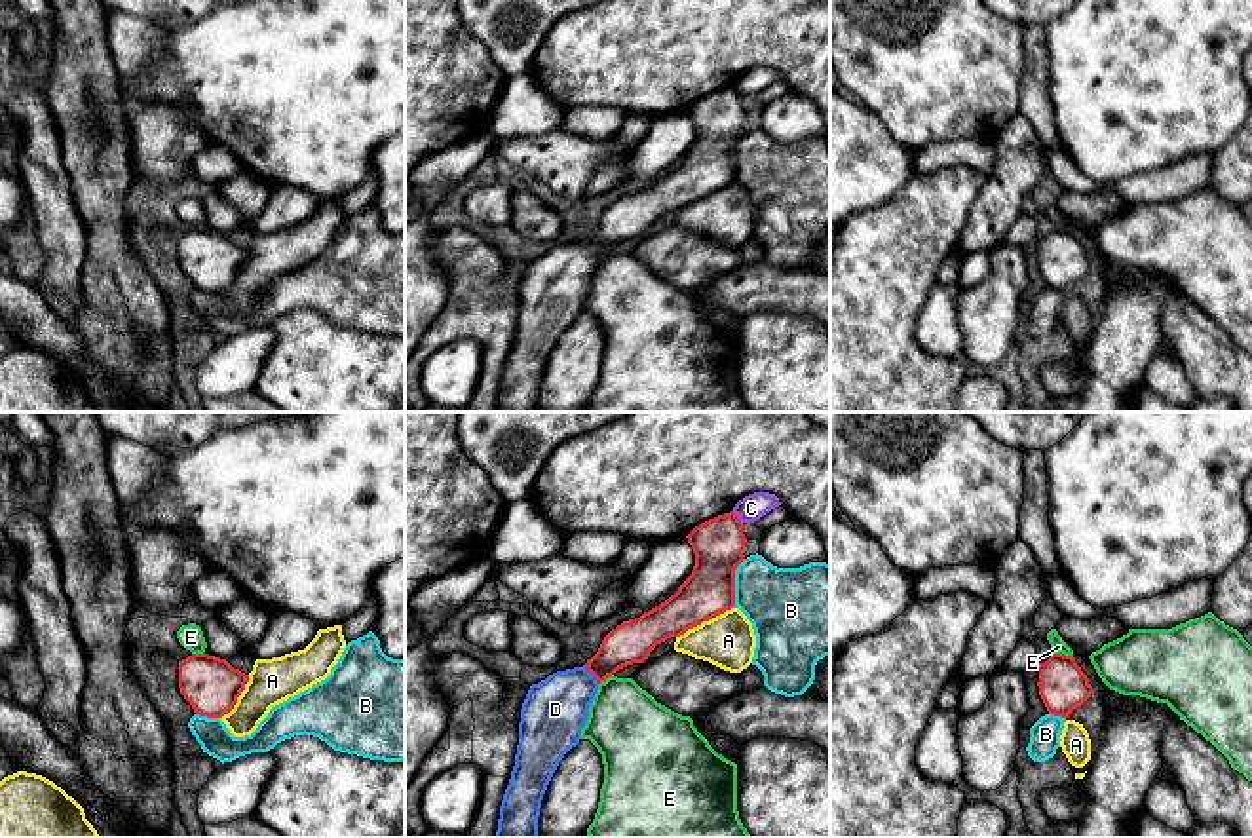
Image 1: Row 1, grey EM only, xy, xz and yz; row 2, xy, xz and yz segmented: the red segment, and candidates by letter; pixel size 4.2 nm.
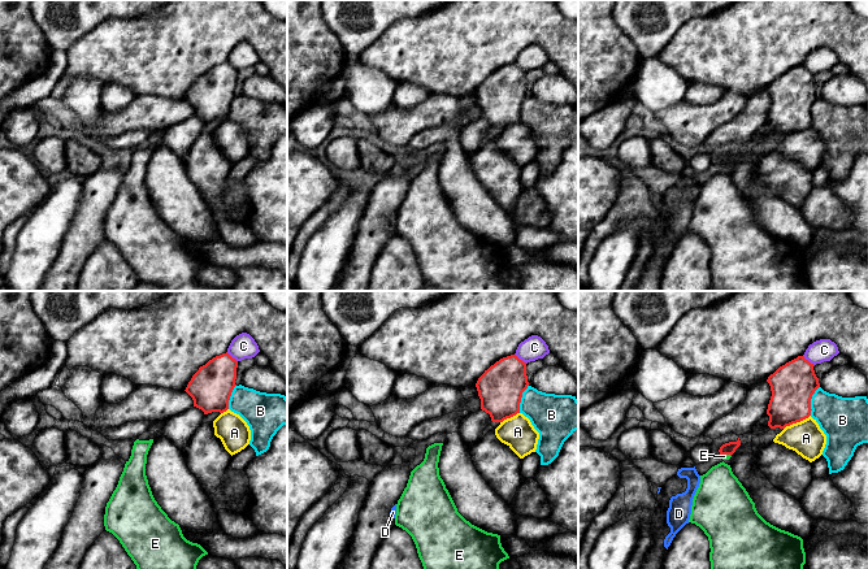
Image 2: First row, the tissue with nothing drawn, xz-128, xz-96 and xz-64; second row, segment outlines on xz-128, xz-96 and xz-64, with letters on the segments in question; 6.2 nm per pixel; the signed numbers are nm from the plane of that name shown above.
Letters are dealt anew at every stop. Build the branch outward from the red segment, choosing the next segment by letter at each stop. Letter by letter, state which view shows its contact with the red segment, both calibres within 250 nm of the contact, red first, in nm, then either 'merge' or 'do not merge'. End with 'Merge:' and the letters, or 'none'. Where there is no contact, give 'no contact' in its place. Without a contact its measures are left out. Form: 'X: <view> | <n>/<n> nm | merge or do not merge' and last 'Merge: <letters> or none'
A: xz | 220/240 nm | do not merge
B: xz | 220/340 nm | do not merge
C: xz | 220/110 nm | do not merge
D: xz | 180/280 nm | merge
E: yz | 200/60 nm | do not merge
Merge: D

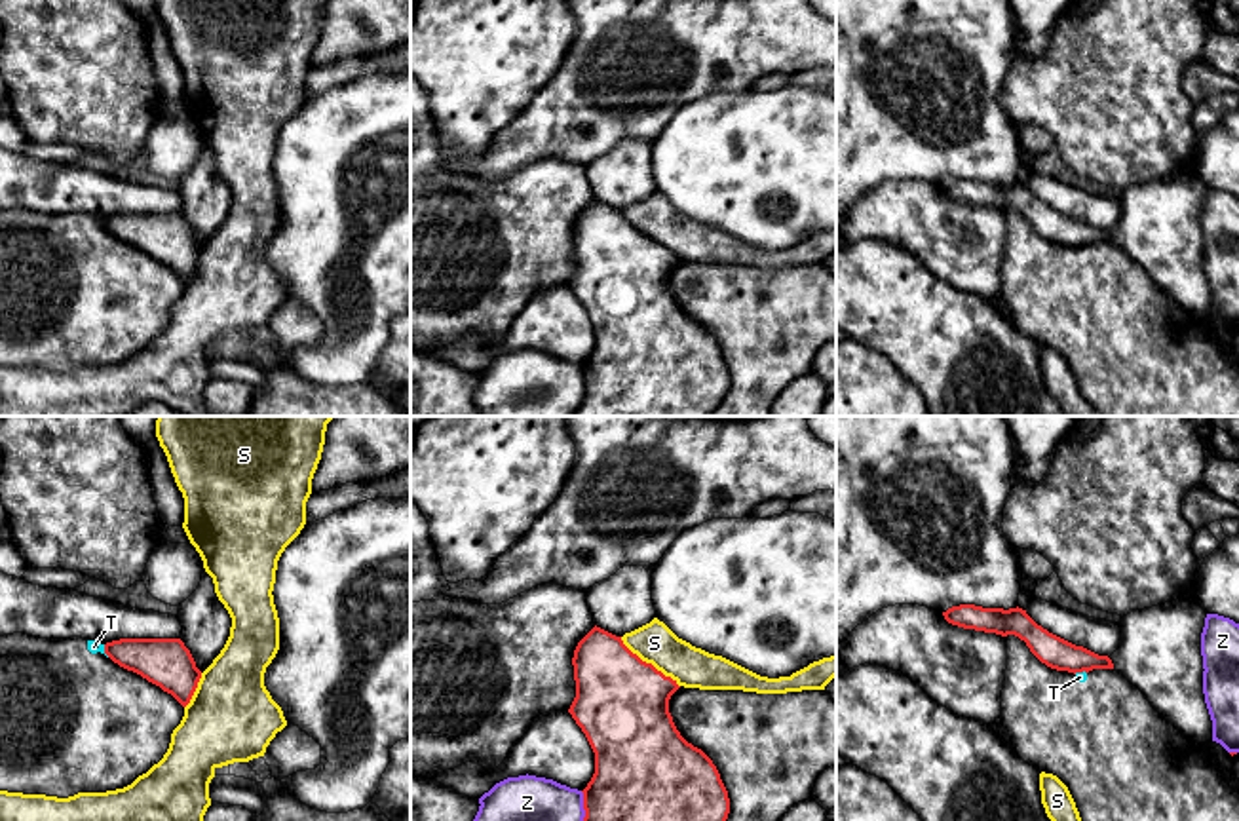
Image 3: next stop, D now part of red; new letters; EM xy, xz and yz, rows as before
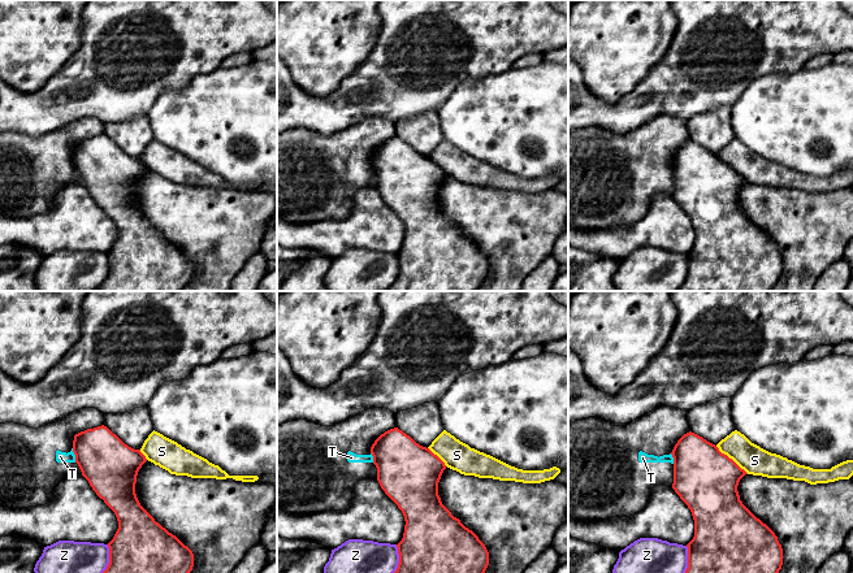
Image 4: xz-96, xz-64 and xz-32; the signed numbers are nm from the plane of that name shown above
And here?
S: xz | 400/180 nm | do not merge
T: xy | 200/50 nm | do not merge
Z: xz | 500/400 nm | do not merge
Merge: none

